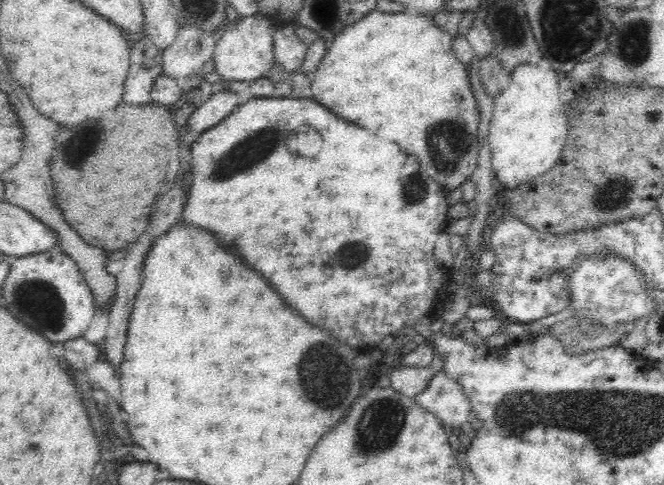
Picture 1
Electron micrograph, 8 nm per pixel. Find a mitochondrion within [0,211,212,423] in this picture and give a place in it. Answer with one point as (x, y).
(38, 301)

